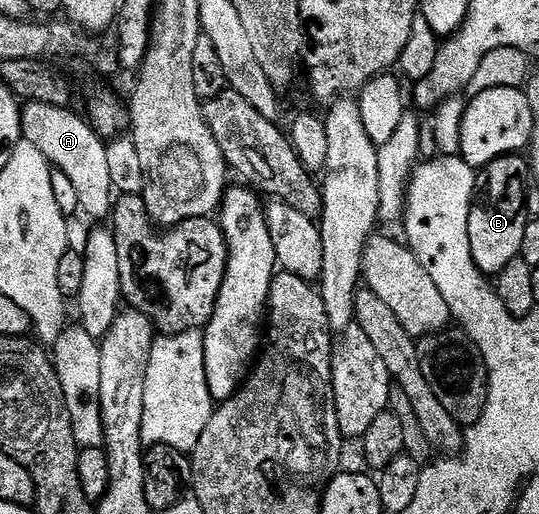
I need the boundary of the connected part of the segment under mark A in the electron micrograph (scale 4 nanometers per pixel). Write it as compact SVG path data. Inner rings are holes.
M28 102L22 107L24 141L33 144L60 173L69 176L77 189L80 209L95 217L112 213L115 189L110 179L109 156L106 141L90 123L75 114L74 109L62 106Z

